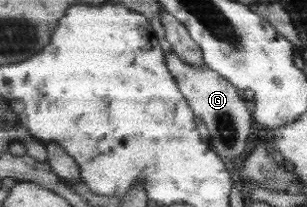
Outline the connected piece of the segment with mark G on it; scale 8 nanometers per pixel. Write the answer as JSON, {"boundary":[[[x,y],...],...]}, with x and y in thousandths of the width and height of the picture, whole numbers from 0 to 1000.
{"boundary":[[[577,251],[547,266],[547,309],[573,348],[573,386],[593,444],[609,464],[638,556],[678,609],[687,662],[681,686],[739,778],[788,763],[808,734],[808,686],[827,628],[831,546],[814,531],[808,483],[752,386],[678,319],[625,319],[599,295]]]}

